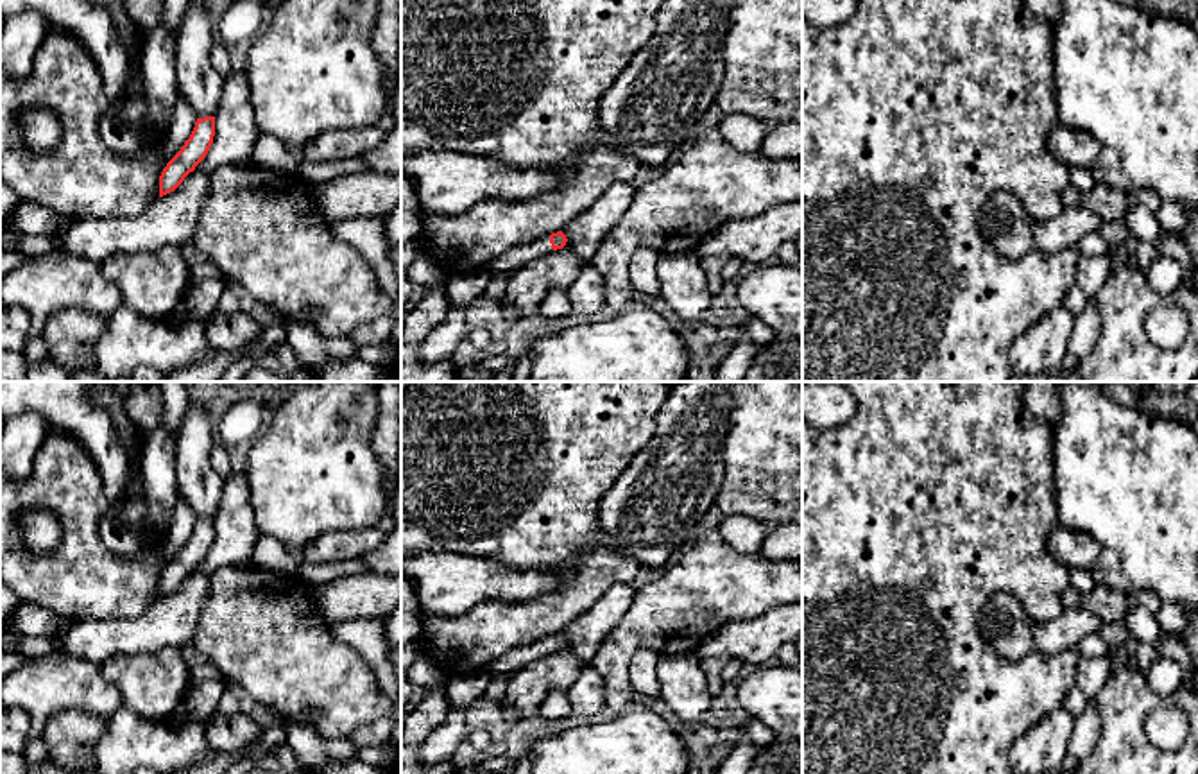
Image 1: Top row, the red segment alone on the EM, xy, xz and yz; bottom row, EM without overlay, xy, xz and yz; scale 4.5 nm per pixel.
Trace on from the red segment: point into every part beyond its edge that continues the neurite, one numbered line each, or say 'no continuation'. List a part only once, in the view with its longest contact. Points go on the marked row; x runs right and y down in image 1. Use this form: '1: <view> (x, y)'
1: xz (518, 257)

